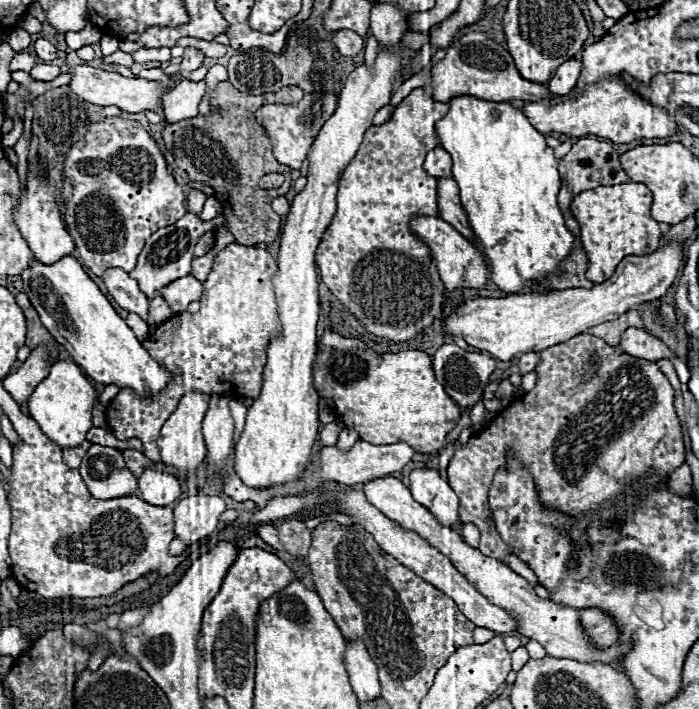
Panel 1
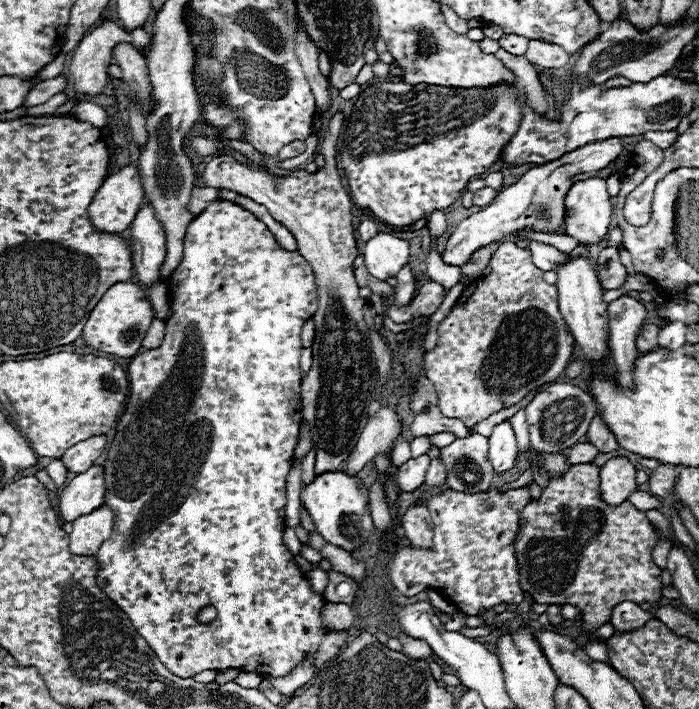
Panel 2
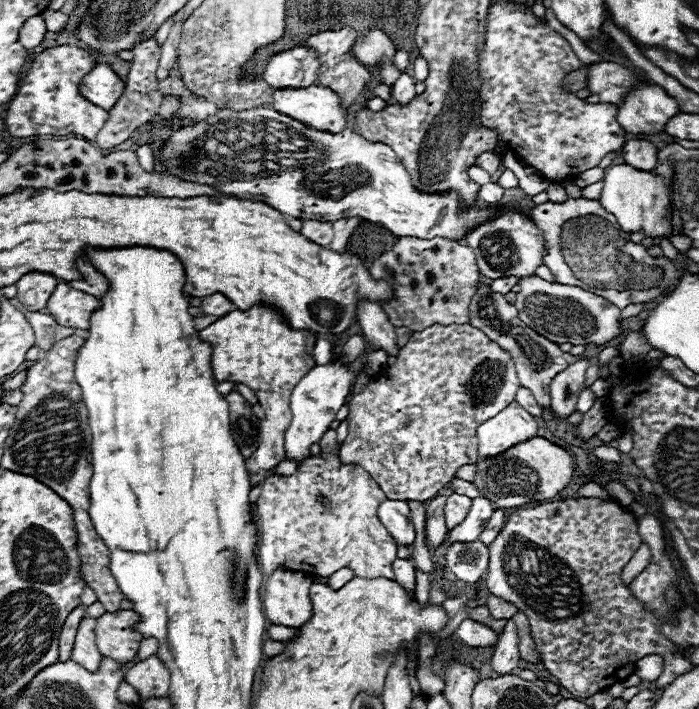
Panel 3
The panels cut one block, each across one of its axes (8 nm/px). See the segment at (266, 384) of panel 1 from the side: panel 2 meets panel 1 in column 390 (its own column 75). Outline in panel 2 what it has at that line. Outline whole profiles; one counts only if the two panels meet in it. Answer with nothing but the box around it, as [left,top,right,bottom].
[68,20,132,98]

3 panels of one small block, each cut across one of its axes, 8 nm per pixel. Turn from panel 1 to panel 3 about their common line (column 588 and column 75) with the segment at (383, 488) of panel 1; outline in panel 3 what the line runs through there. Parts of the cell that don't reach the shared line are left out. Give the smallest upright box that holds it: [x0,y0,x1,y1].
[72,616,102,672]

